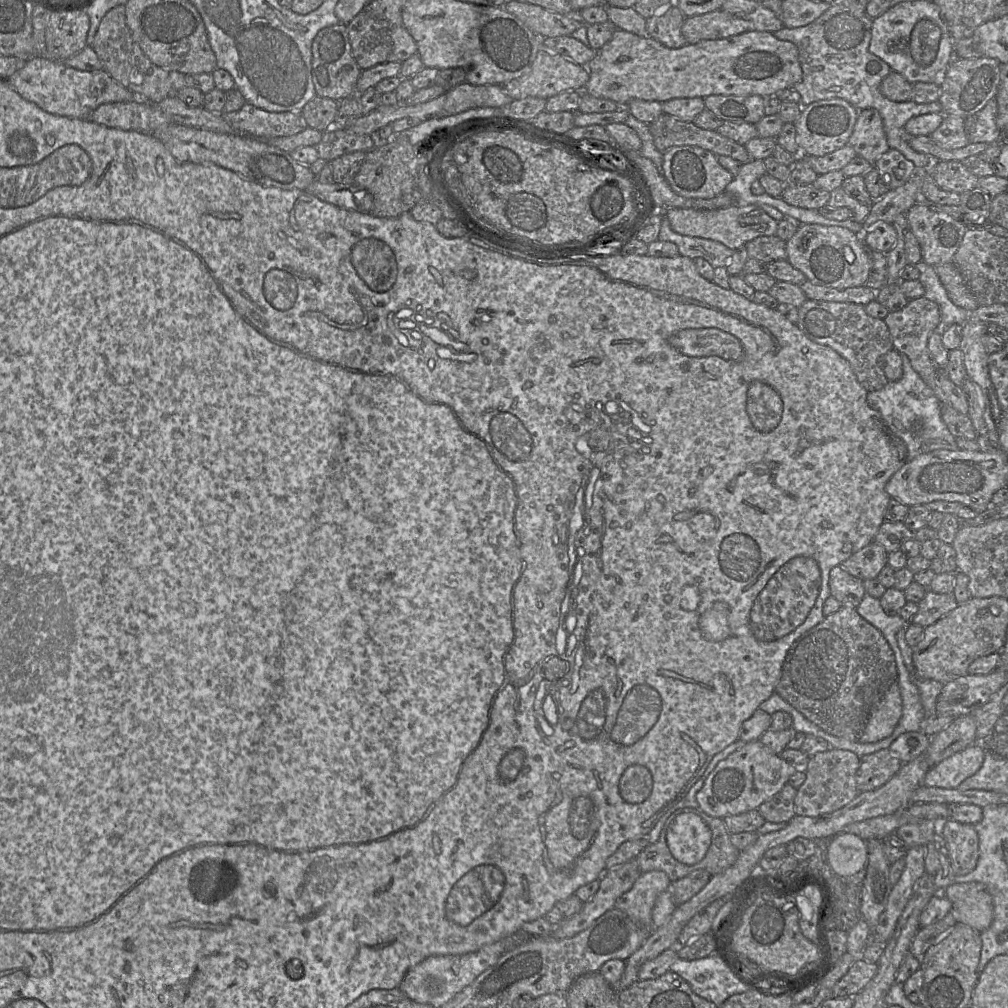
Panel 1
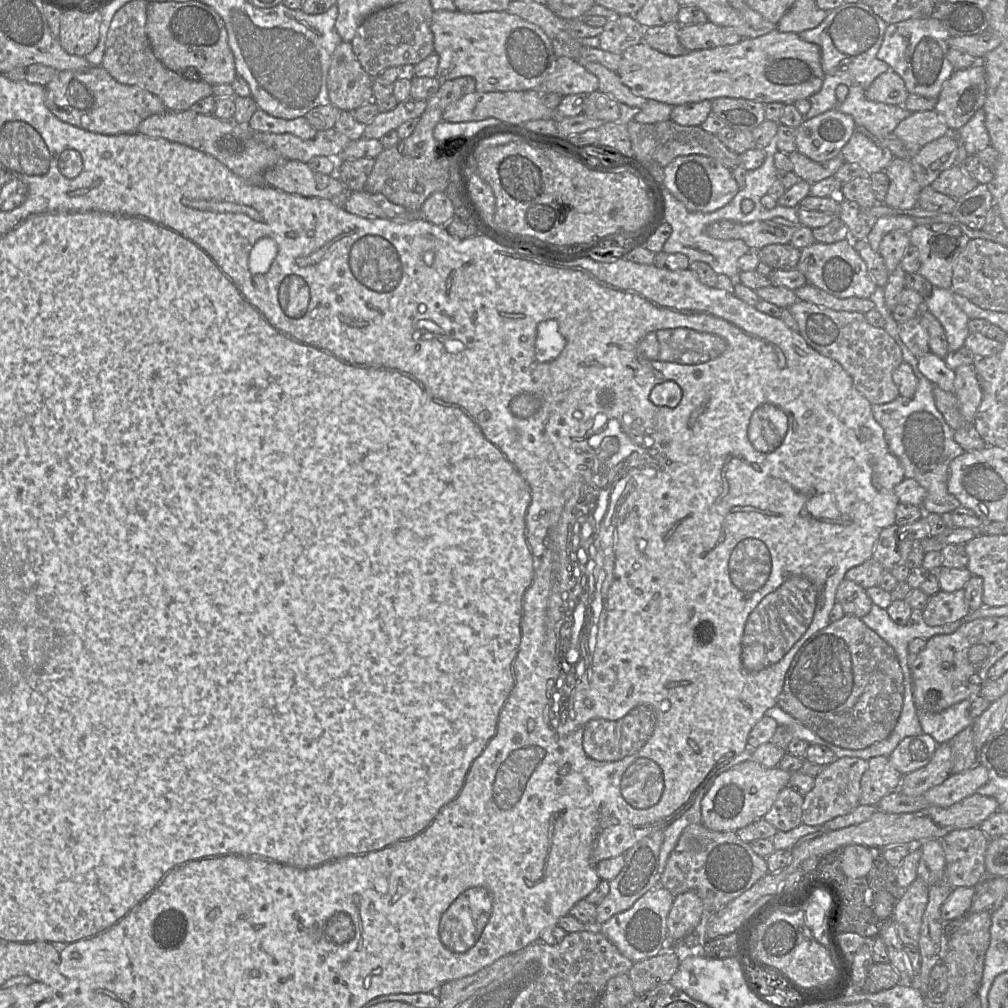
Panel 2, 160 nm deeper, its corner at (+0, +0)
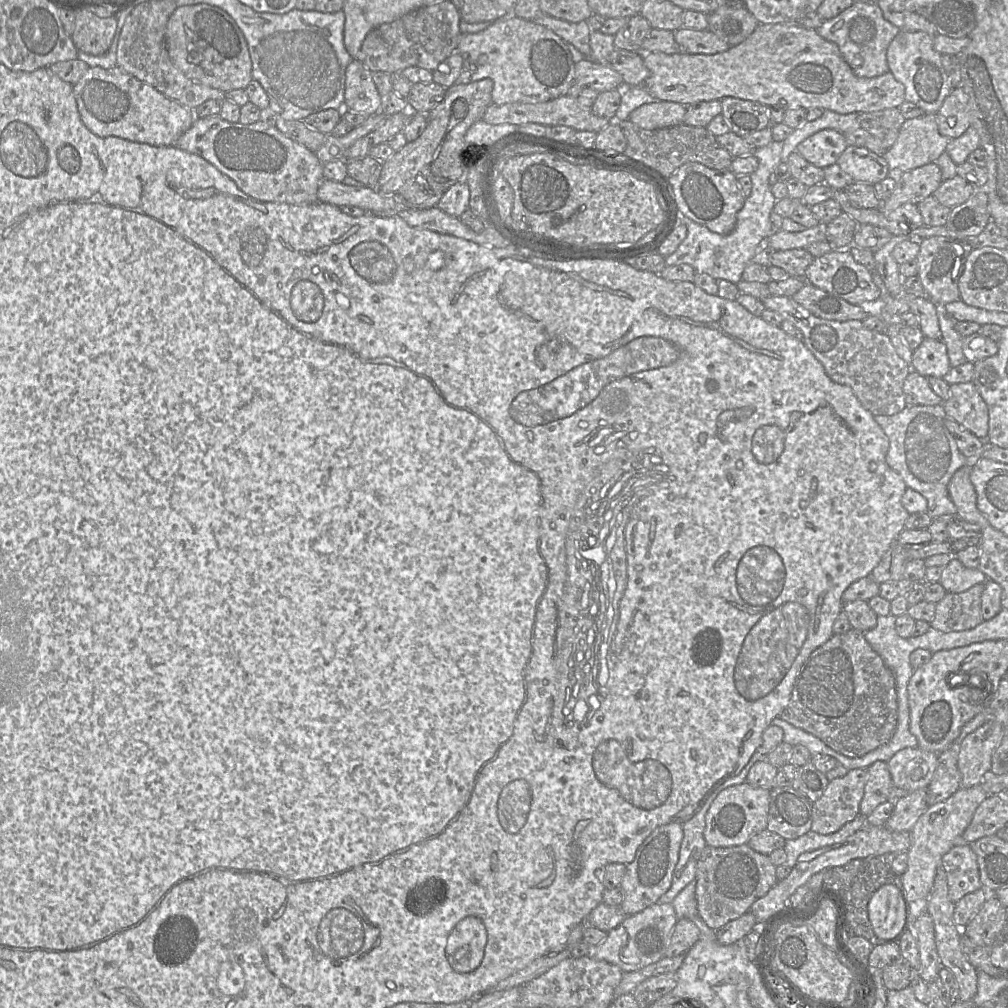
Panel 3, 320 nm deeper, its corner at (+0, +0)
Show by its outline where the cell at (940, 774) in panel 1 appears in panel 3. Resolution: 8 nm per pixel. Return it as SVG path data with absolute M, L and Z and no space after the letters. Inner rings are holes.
M978 784L969 788L959 788L947 800L933 804L918 818L914 827L910 831L911 844L907 851L907 869L901 875L901 884L903 888L904 898L907 902L912 902L918 899L927 899L936 875L936 870L942 866L943 856L955 845L961 843L961 837L965 829L970 824L975 810L981 802L988 797L987 791L983 784Z

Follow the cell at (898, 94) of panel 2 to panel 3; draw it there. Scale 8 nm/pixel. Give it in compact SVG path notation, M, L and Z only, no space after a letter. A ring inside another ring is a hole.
M759 23L744 41L715 54L646 52L643 53L643 60L649 76L642 86L649 94L658 100L677 102L684 106L735 97L759 102L767 107L820 108L850 114L898 108L905 101L904 85L890 71L872 78L856 76L835 43L822 38L816 29L805 28L800 24Z

